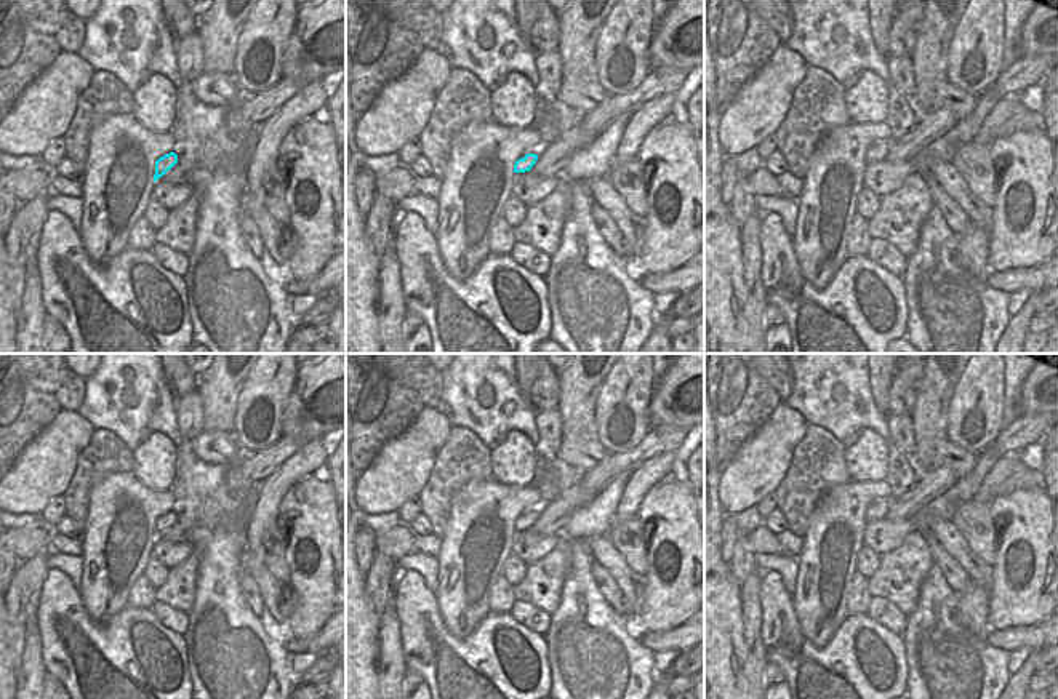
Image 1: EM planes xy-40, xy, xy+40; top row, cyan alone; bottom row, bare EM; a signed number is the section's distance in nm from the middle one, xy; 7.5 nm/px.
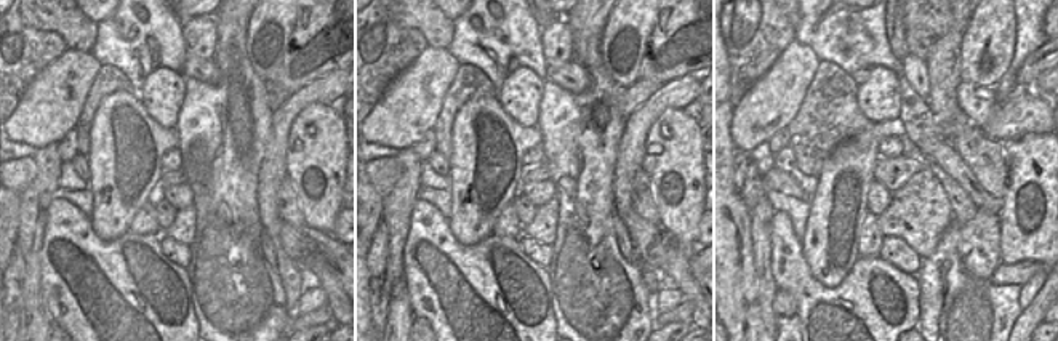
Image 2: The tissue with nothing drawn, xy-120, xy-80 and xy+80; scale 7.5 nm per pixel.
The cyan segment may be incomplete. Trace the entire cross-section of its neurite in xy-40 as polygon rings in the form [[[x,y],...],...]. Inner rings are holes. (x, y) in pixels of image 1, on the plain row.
[[[170,510],[155,520],[154,541],[178,521],[178,513]]]

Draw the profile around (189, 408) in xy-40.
[[[198,390],[178,398],[174,413],[182,441],[190,443],[203,430],[203,401]]]

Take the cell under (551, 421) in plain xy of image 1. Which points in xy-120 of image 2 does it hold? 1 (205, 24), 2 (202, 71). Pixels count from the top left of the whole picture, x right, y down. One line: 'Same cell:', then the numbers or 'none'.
Same cell: 1

